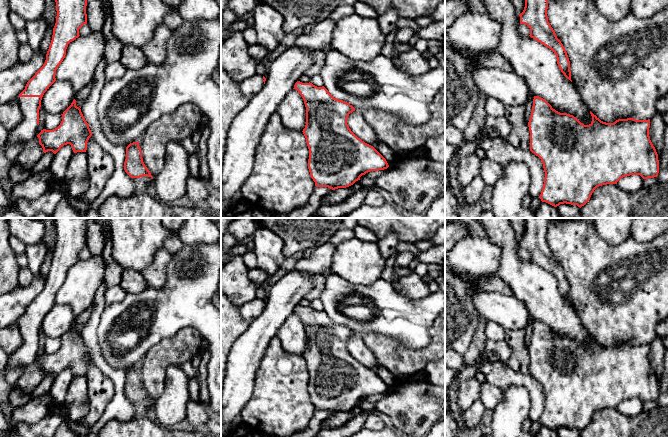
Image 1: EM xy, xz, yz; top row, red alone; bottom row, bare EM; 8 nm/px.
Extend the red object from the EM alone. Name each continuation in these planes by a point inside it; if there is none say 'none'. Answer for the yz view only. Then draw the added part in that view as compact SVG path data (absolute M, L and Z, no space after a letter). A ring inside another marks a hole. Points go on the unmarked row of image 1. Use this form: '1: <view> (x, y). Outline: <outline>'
none

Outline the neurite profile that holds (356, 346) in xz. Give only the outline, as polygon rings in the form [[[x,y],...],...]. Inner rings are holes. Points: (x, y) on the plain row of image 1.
[[[355,334],[350,337],[347,348],[351,355],[365,367],[371,370],[379,367],[374,353],[365,345],[361,335]]]

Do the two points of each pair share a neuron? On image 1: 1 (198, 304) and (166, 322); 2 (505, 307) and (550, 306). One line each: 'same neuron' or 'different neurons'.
1: same neuron
2: different neurons

